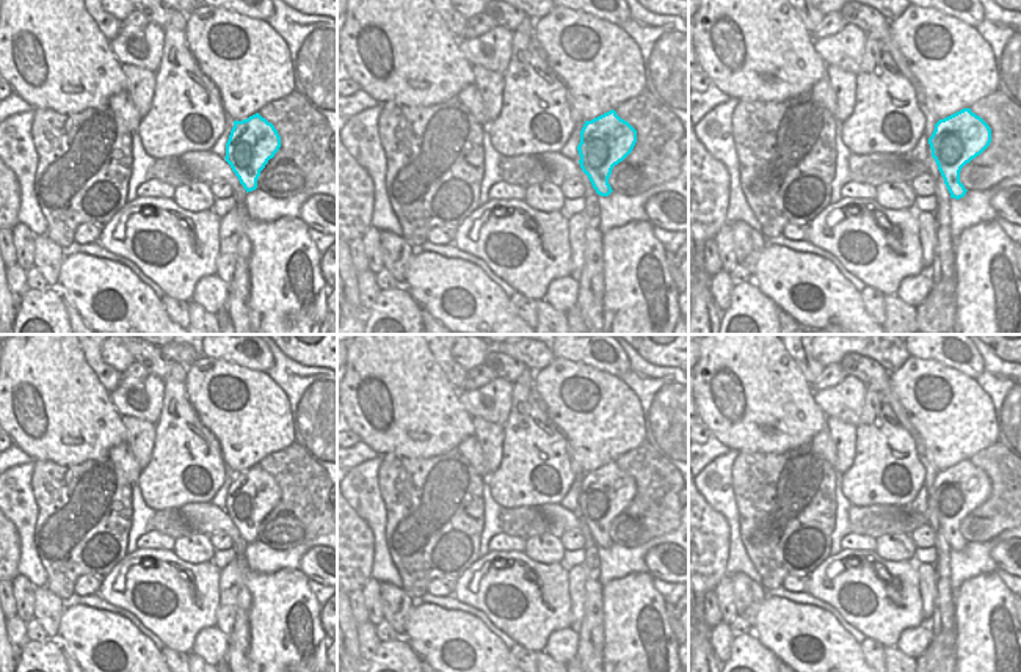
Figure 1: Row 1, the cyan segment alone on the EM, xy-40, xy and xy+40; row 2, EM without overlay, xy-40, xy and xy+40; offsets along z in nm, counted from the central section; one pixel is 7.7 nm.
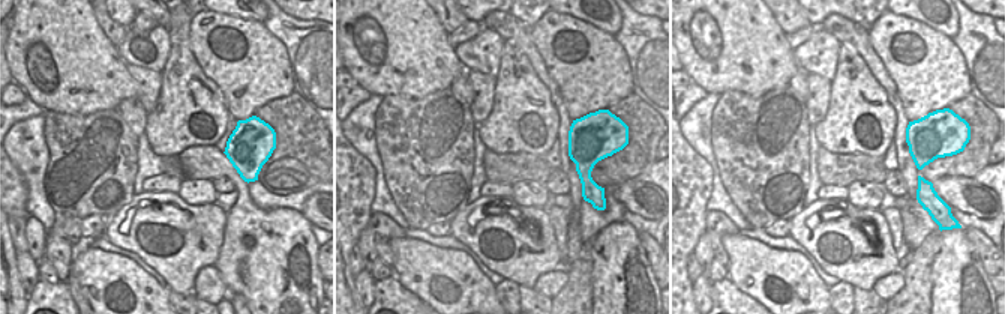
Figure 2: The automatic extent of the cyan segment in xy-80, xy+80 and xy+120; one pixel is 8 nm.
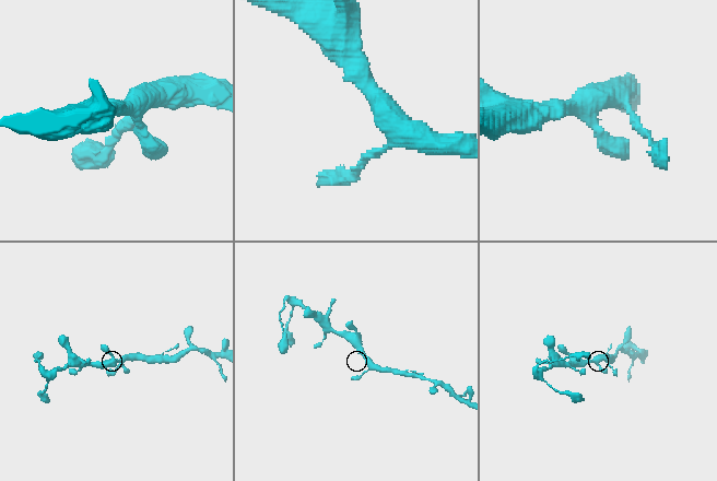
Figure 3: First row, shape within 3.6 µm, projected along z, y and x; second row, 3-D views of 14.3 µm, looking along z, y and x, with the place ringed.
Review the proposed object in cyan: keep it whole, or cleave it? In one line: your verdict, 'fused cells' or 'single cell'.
single cell

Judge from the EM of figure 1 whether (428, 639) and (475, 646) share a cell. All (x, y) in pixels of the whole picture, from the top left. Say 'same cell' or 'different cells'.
same cell

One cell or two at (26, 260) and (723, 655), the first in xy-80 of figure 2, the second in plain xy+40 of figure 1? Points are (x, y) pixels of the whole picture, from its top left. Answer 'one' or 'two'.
one

